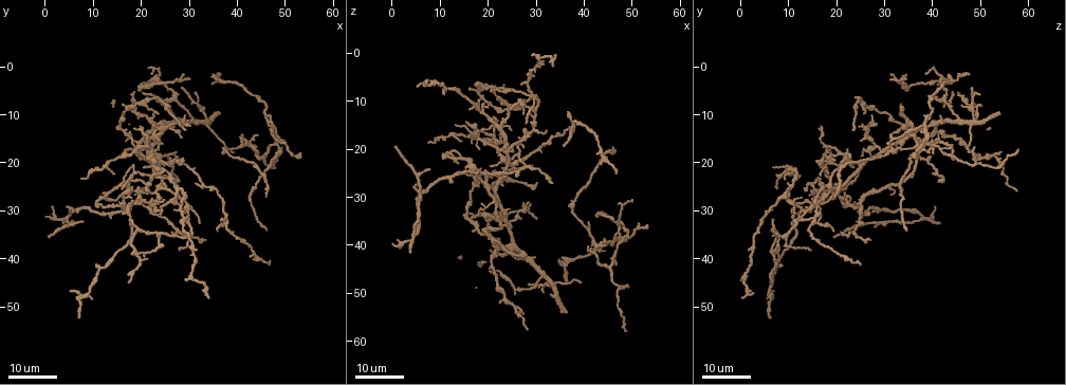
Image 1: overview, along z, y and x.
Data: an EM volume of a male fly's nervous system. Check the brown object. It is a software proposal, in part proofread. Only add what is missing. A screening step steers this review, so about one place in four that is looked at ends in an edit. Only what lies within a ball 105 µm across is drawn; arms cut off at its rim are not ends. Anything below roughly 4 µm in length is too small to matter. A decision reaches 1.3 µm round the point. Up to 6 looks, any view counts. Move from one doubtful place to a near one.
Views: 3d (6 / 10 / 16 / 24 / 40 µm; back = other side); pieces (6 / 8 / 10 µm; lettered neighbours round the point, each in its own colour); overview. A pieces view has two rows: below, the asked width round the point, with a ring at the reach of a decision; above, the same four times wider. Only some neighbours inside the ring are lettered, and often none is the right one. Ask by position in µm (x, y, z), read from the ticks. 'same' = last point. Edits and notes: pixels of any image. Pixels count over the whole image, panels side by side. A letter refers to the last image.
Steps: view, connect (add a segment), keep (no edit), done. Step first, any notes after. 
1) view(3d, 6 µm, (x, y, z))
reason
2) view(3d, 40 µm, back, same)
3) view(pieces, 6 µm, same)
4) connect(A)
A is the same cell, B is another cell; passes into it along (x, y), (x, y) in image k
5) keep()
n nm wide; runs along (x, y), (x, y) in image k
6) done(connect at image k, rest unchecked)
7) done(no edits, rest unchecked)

view(3d, 16 µm, (0.5, 35.5, 20.0))
free end

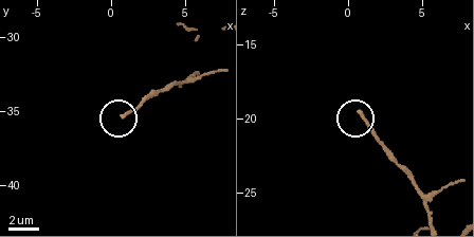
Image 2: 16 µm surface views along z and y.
view(pieces, 10 µm, (0.8, 35.2, 19.6))
see the neighbours

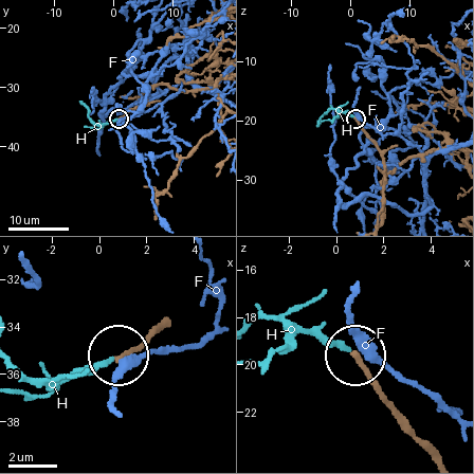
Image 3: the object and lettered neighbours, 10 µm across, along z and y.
connect(H)
H is the same cell, F is another cell; passes into it along (404, 416), (353, 353), (291, 331), (272, 317), (254, 317) in image 3; the neuron continues

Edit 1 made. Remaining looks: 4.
view(3d, 16 µm, (28.5, 13.0, 23.5))

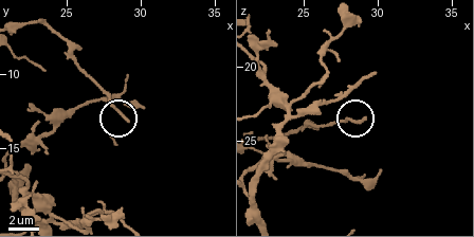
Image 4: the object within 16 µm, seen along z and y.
view(pieces, 10 µm, (29.0, 13.0, 23.4))
what lies round it

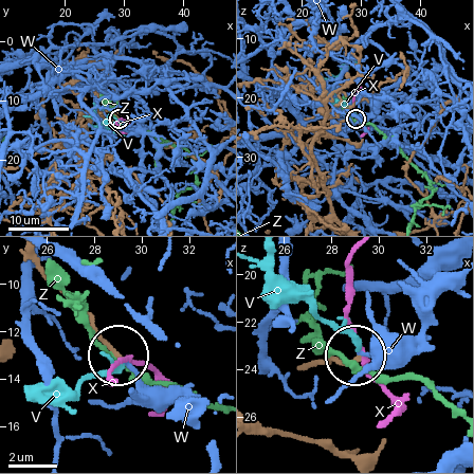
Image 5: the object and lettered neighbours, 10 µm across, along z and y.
keep()
V, W, X and Z are other cells; runs along (31, 256), (117, 351) in image 5; no lettered segment goes on from it

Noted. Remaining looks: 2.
view(3d, 16 µm, (40.5, 14.0, 35.0))
free end

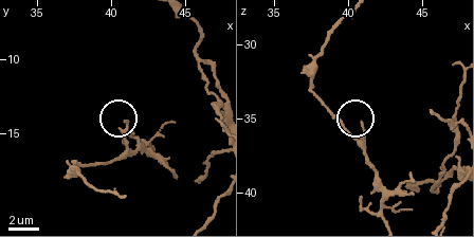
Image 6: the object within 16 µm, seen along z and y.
view(pieces, 8 µm, (41.0, 14.2, 35.2))

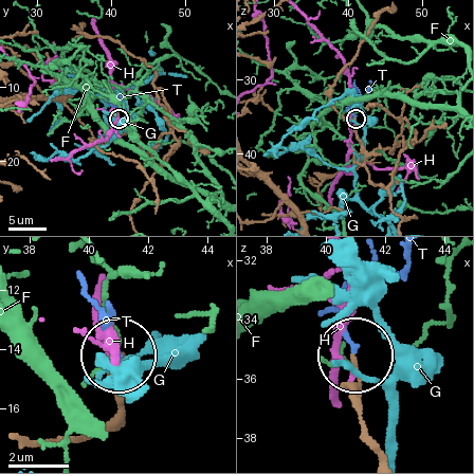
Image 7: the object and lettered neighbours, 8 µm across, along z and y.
connect(T)
T is the same cell, F, G and H are other cells; it goes on there

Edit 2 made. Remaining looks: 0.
done(connect at image 3, connect at image 7, rest unchecked)

